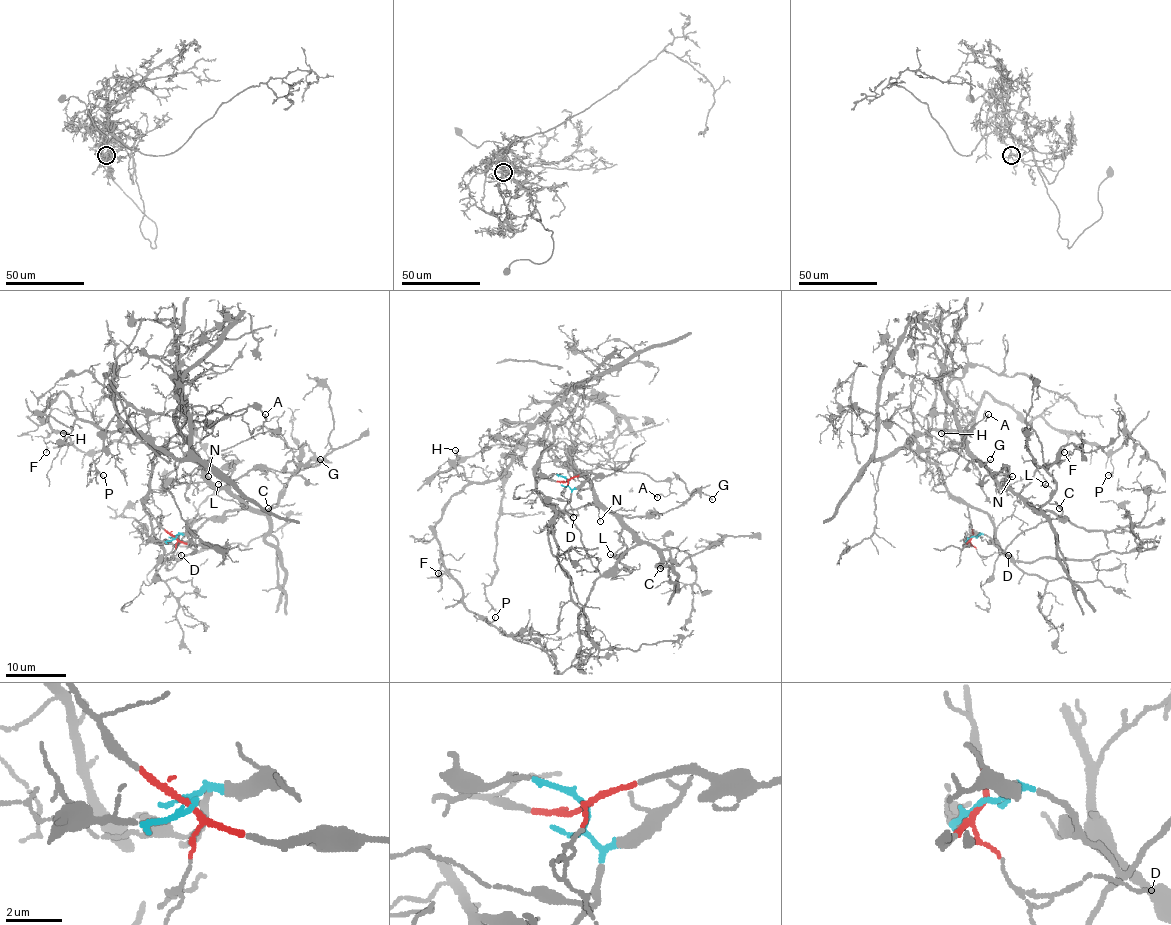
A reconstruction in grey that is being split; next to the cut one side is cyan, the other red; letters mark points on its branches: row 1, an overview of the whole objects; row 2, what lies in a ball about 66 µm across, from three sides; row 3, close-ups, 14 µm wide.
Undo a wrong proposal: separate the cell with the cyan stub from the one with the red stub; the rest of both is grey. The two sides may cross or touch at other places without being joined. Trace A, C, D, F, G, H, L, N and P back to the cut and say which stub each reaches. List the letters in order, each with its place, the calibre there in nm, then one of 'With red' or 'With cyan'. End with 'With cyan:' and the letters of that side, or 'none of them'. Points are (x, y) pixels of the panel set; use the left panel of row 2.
A: Place: (265, 414). Thickness 110 nm. With red
C: Place: (268, 508). Thickness 150 nm. With cyan
D: Place: (181, 555). Thickness 80 nm. With red
F: Place: (46, 452). Thickness 120 nm. With red
G: Place: (320, 459). Thickness 130 nm. With cyan
H: Place: (63, 433). Thickness 120 nm. With red
L: Place: (218, 484). Thickness 110 nm. With cyan
N: Place: (208, 476). Thickness 130 nm. With cyan
P: Place: (103, 475). Thickness 70 nm. With red
With cyan: C, G, L, N

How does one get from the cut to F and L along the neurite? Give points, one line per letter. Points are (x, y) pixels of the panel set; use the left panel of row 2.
F: (176, 537), (144, 505), (154, 451), (145, 439), (79, 418), (61, 392), (44, 410), (53, 430), (46, 452)
L: (176, 537), (179, 534), (173, 552), (198, 519), (218, 519), (245, 507), (231, 493), (231, 472), (218, 484)

